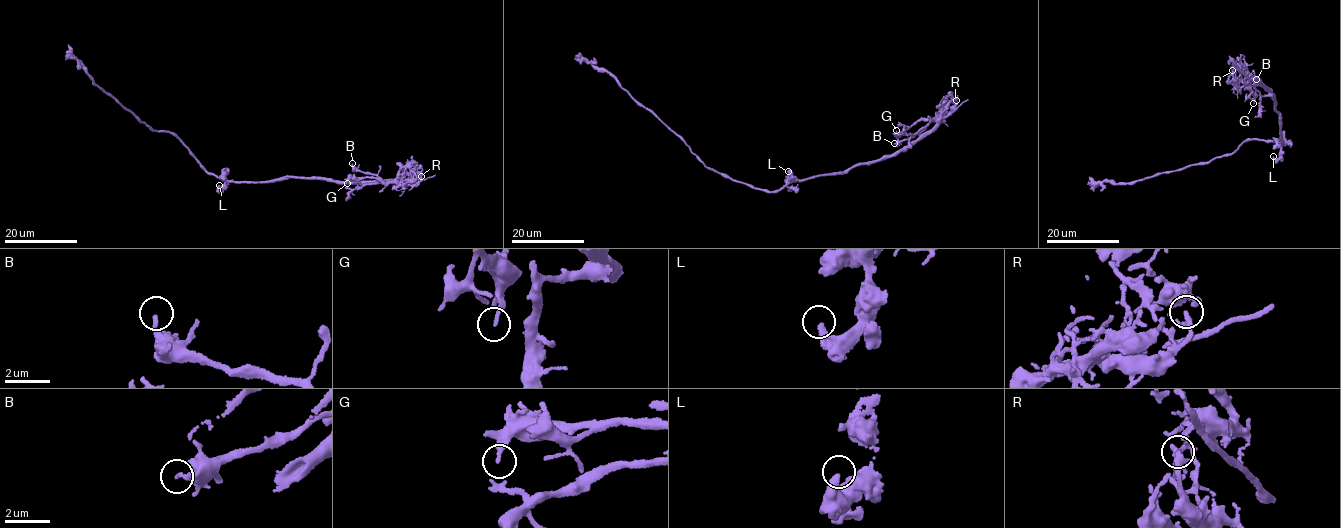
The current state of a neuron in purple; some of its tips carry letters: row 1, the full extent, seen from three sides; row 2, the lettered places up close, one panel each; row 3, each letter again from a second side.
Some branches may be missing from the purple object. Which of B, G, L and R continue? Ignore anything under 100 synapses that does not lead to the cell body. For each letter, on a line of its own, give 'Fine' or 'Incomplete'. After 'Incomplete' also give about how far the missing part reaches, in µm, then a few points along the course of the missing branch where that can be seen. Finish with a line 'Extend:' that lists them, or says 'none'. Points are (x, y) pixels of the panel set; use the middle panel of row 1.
B: Fine
G: Fine
L: Fine
R: Fine
Extend: none

